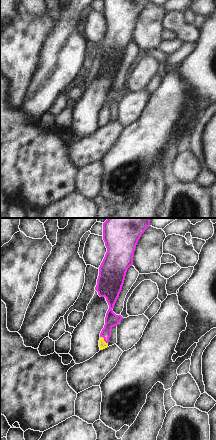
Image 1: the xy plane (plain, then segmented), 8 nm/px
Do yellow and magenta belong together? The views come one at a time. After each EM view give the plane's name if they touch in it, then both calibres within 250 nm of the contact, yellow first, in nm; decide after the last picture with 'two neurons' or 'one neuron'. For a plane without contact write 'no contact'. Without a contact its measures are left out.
xy | 60/110 nm

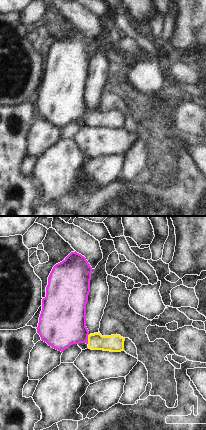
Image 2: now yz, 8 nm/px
yz | 140/380 nm

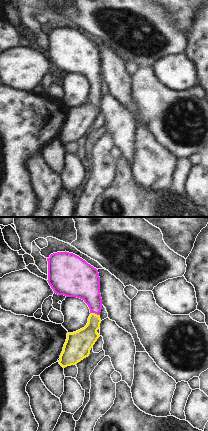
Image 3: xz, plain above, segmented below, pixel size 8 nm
xz | 190/240 nm

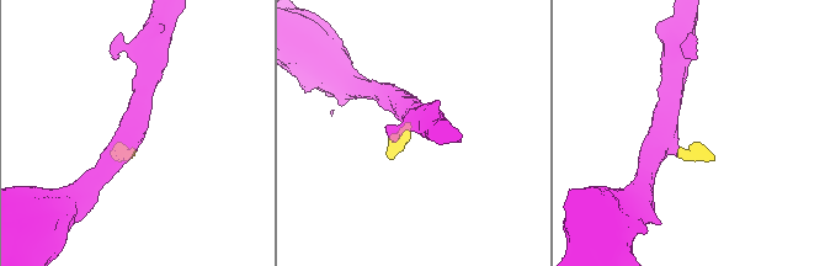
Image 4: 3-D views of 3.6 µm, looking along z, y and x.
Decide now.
one neuron

